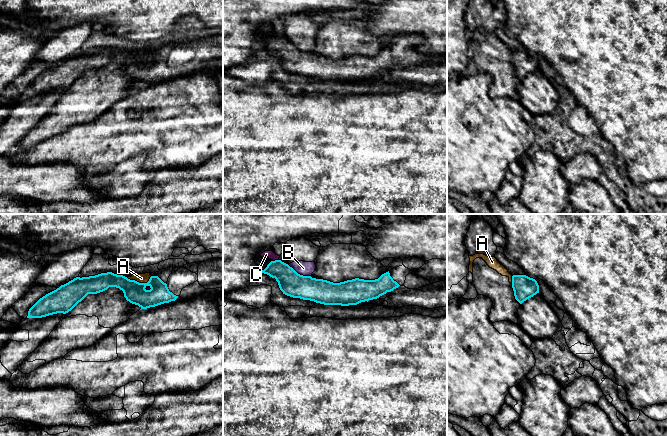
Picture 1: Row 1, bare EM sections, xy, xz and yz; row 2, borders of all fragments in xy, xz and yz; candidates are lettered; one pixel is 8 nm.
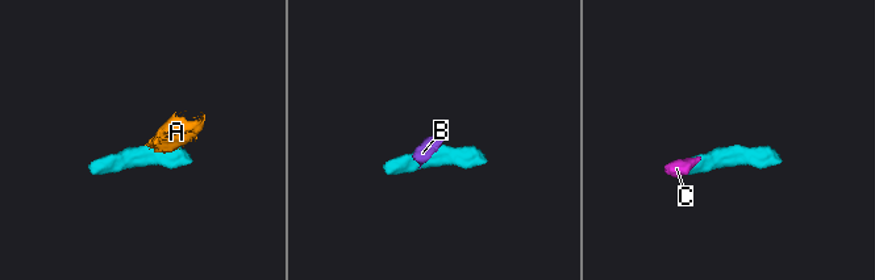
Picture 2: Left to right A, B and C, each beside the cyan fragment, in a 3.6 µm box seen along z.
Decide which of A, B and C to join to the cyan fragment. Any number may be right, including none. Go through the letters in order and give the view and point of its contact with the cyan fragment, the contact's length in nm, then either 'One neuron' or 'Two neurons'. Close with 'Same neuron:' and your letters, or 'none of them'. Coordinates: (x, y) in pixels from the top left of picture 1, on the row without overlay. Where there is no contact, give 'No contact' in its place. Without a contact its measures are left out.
A: Touches cyan at xy (138, 58). Shared border 200 nm. Two neurons
B: Touches cyan at xz (299, 50). Shared border 200 nm. Two neurons
C: Touches cyan at xz (275, 36). Shared border 50 nm. One neuron
Same neuron: C

